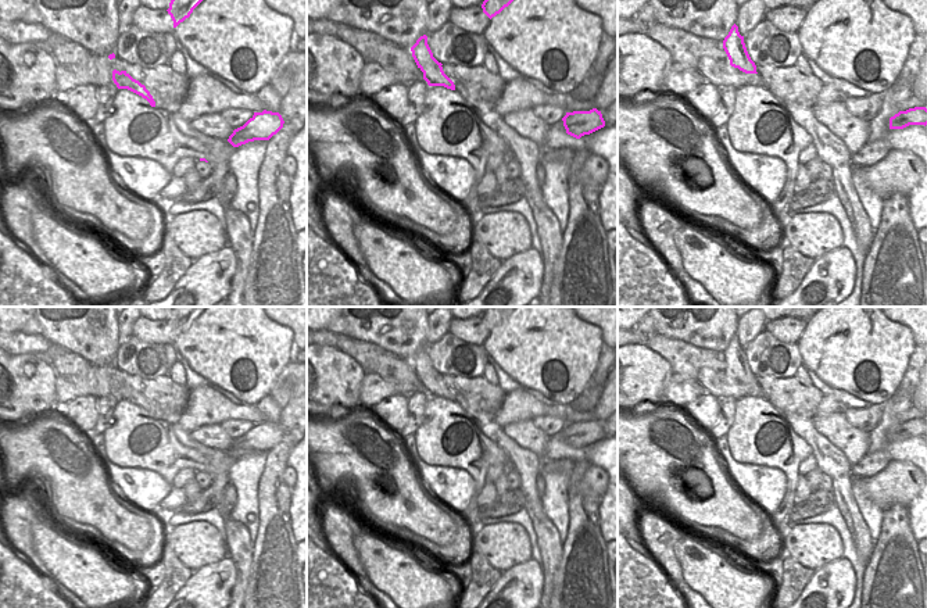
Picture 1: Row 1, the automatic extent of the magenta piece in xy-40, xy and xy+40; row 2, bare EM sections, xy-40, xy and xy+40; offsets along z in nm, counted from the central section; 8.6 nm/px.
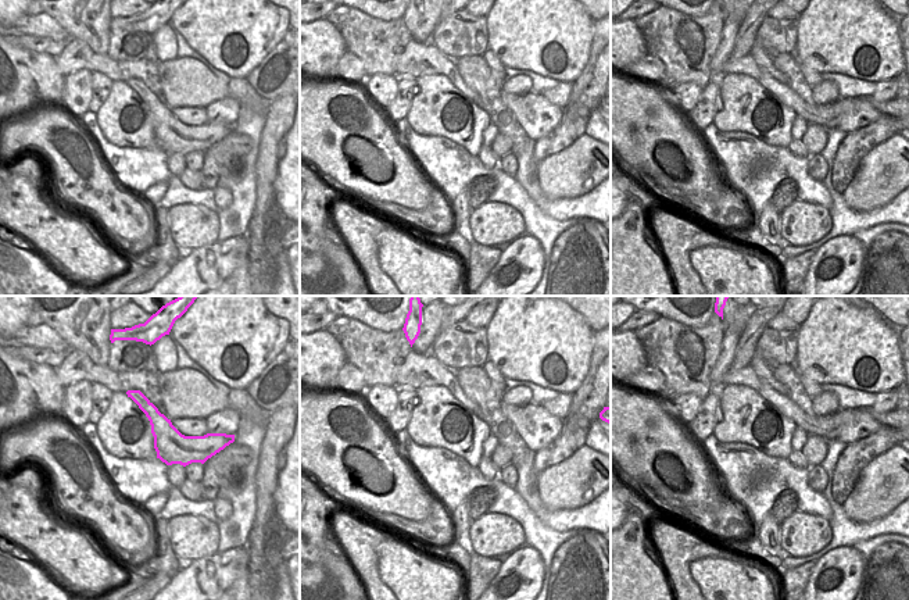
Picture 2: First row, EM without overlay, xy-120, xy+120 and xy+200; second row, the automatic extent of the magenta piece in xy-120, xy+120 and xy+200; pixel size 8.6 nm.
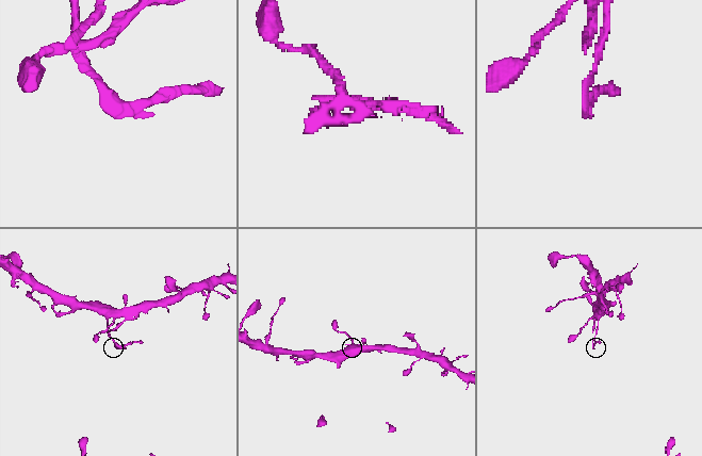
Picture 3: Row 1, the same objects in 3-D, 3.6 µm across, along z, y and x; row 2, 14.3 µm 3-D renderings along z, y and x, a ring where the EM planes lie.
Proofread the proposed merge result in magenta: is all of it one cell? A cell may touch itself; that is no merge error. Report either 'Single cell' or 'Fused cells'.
Fused cells

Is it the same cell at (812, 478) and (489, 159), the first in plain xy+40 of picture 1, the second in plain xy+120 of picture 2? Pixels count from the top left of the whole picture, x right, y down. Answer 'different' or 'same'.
different

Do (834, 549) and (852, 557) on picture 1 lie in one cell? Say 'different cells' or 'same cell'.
different cells

